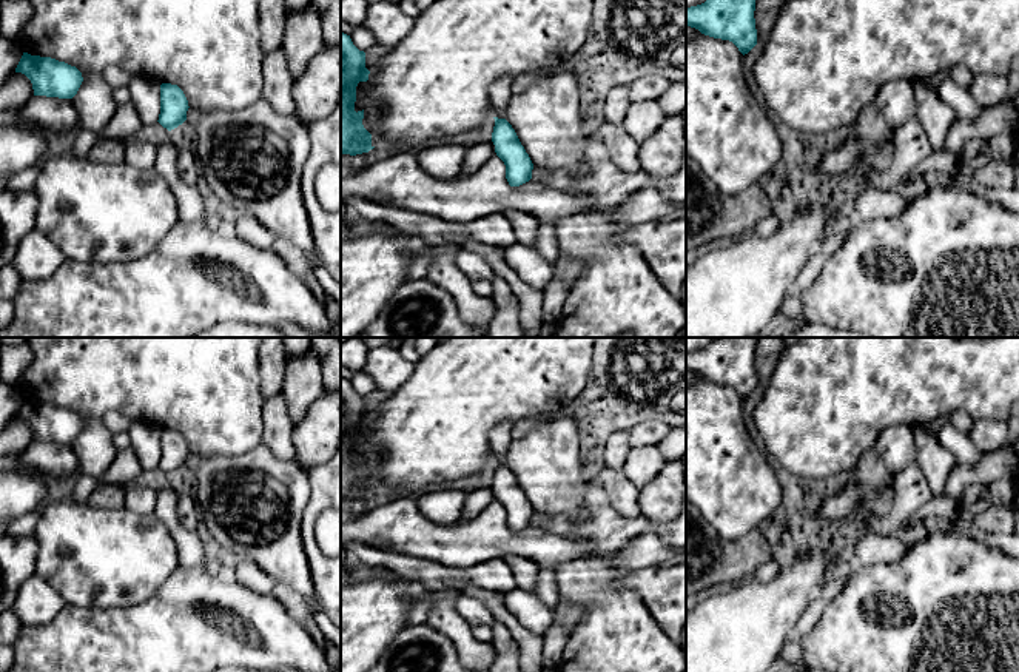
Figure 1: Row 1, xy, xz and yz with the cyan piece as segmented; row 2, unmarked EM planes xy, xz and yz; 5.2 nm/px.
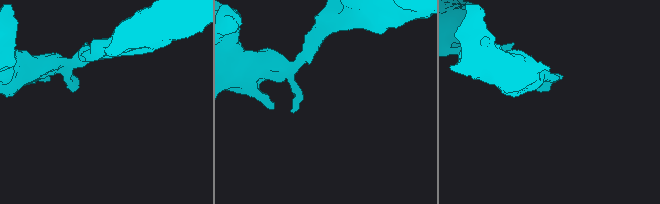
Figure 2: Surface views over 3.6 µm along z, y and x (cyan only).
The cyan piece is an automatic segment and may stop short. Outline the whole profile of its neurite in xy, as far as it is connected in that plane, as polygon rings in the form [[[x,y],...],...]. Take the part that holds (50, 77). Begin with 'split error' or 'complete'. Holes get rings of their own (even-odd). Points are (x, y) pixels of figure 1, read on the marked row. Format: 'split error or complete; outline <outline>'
complete; outline [[[23,52],[15,72],[25,74],[34,89],[34,96],[72,99],[82,82],[82,72],[65,62],[51,57]]]

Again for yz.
complete; outline [[[706,0],[686,8],[686,26],[729,40],[745,55],[757,45],[755,0]]]

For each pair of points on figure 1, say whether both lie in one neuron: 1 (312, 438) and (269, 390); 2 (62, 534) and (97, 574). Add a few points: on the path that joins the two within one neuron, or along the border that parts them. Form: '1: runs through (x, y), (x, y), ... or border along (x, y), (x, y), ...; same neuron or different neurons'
1: runs through (304, 426), (281, 403); same neuron
2: runs through (73, 543), (93, 563); same neuron

